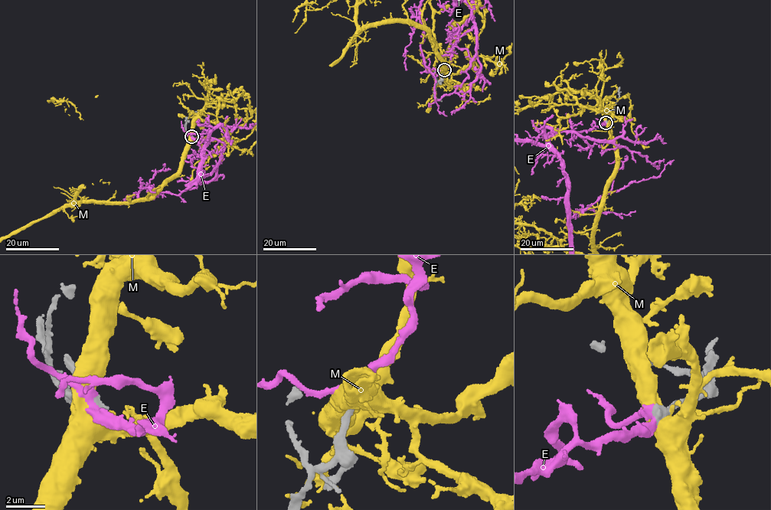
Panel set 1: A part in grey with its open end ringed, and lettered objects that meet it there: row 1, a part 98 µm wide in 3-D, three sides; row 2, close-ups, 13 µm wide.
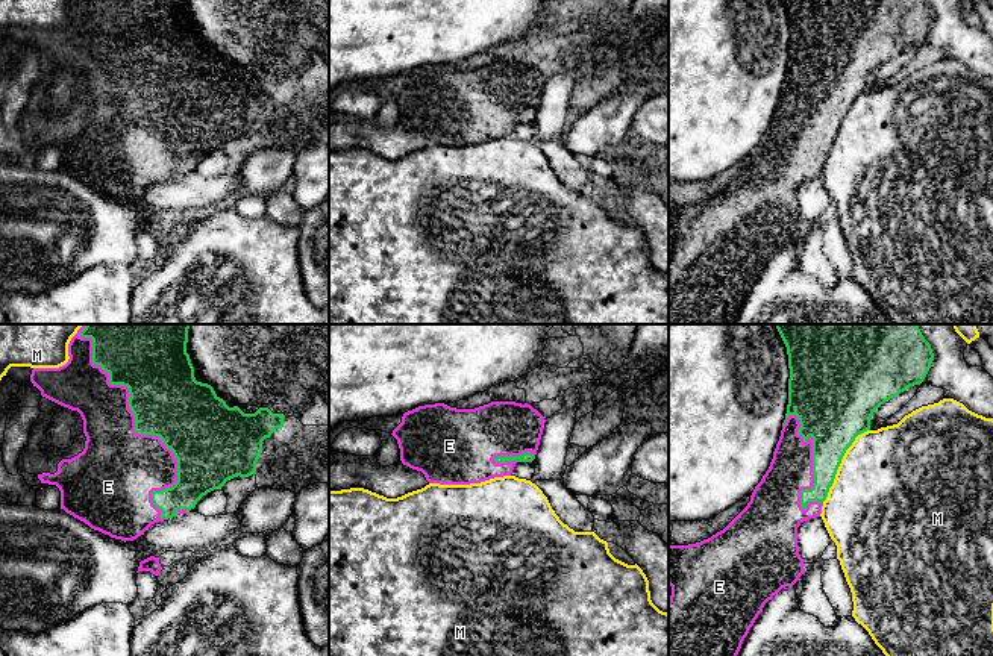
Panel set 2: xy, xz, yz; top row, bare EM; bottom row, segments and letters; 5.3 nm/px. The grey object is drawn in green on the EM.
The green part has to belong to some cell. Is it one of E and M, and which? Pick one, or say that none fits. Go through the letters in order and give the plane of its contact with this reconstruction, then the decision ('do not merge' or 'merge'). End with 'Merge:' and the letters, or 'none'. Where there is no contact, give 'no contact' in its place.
E: contact in xy; merge
M: contact in yz; do not merge
Merge: E

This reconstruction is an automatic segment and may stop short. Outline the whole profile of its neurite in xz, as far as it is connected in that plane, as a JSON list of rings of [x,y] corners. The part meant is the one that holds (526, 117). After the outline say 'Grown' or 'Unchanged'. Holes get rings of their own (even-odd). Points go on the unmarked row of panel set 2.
[[[491,62],[475,70],[435,64],[405,73],[391,95],[397,100],[402,124],[421,132],[429,144],[470,145],[511,136],[517,123],[532,123],[544,83],[528,64]]]. Grown

